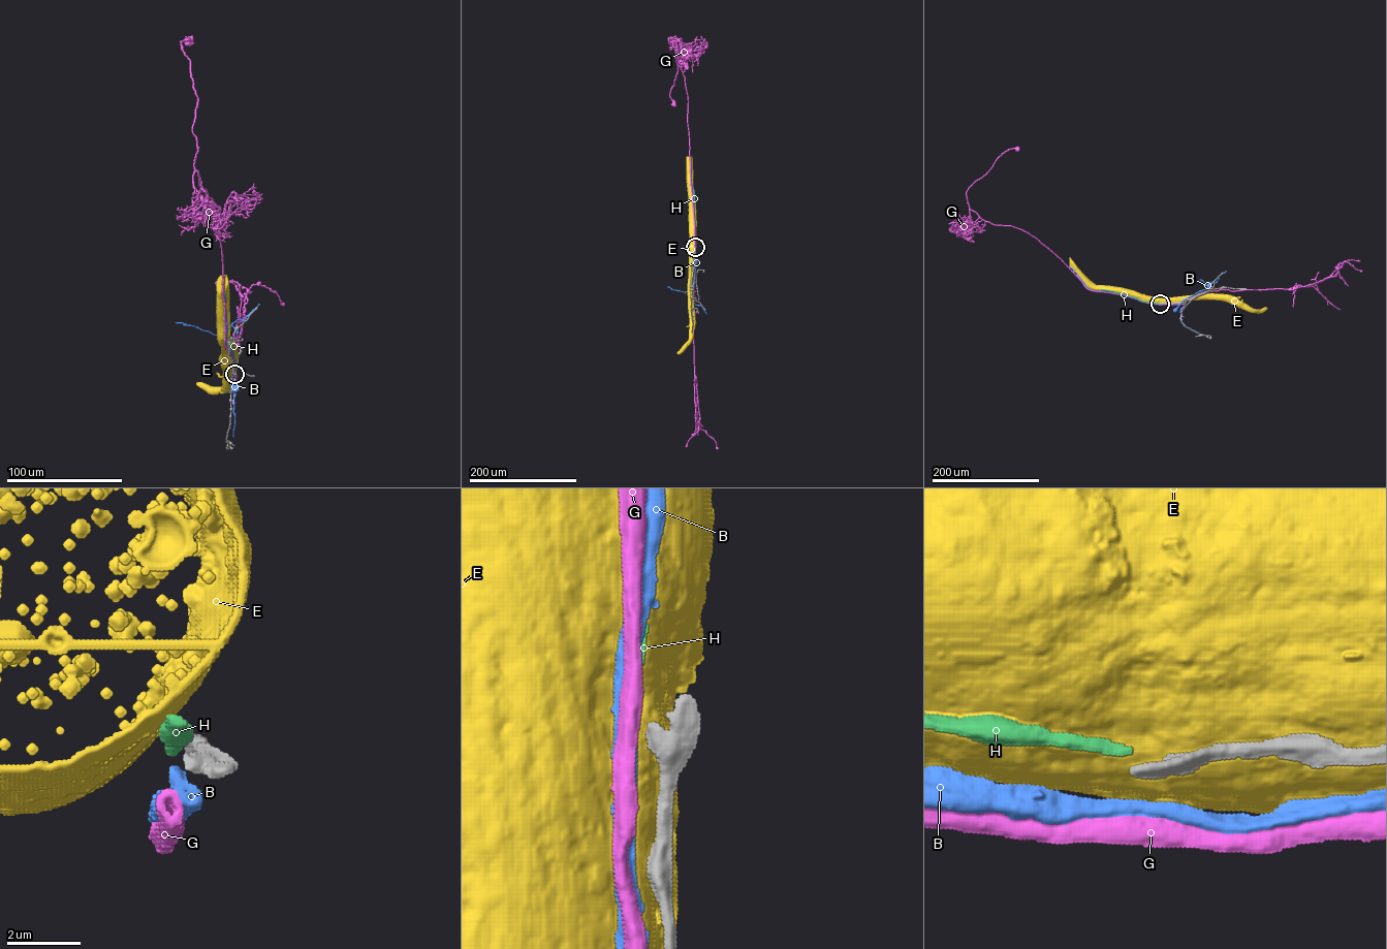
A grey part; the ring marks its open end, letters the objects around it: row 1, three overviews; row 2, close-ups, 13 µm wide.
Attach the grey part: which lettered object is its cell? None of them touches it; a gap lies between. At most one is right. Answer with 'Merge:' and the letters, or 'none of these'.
Merge: H

